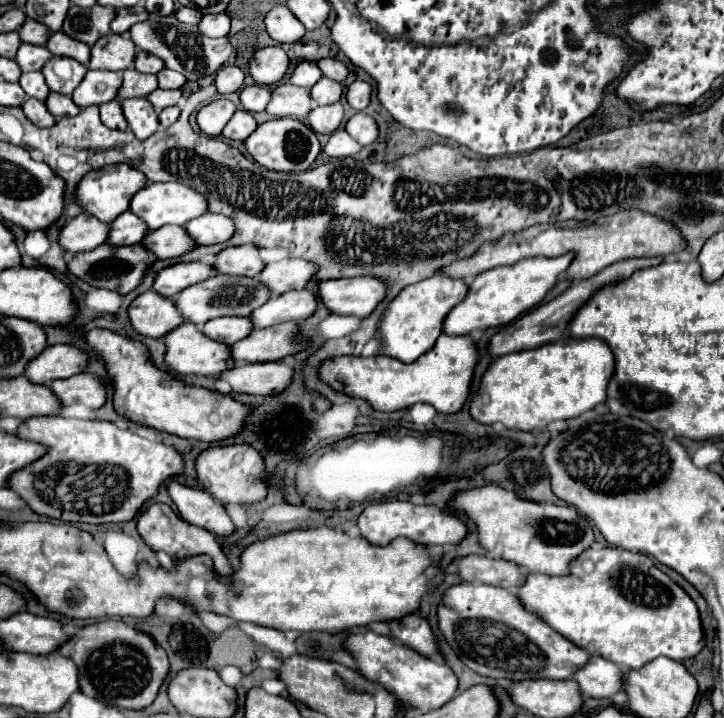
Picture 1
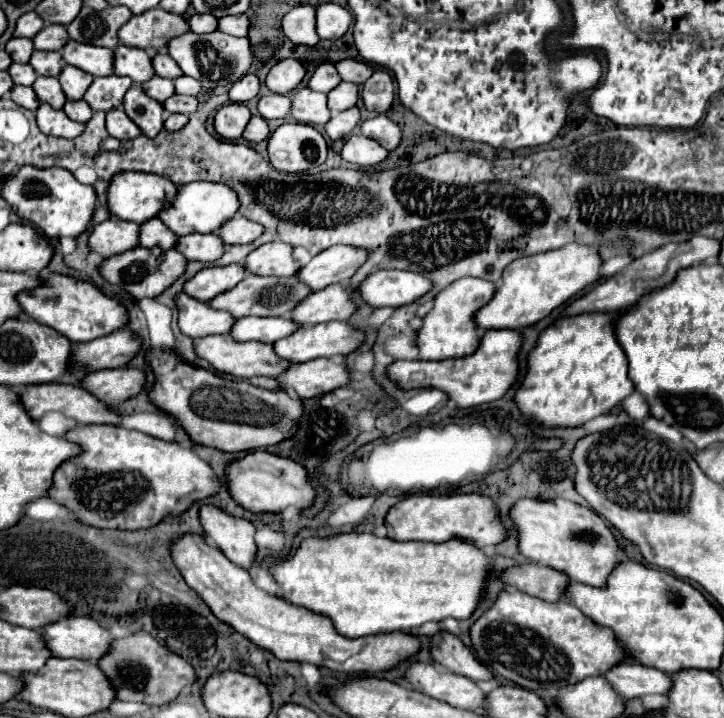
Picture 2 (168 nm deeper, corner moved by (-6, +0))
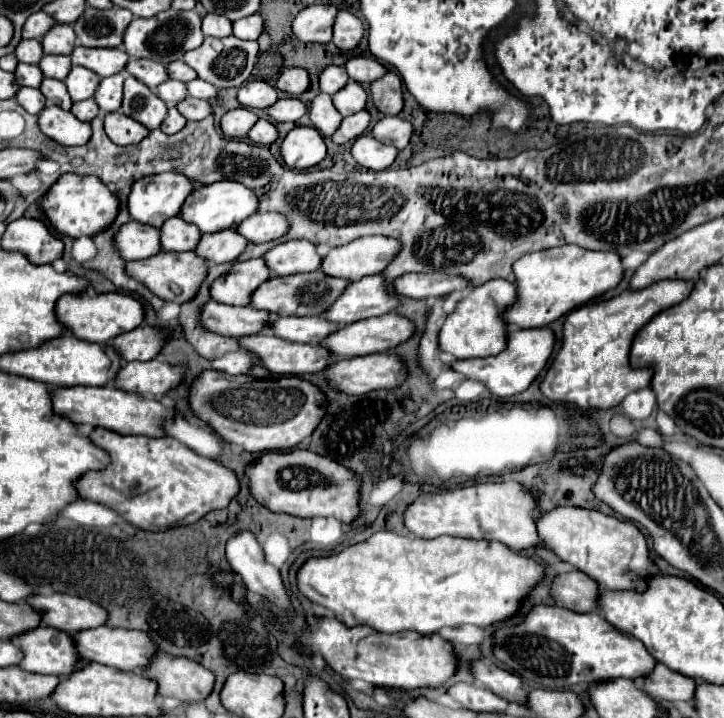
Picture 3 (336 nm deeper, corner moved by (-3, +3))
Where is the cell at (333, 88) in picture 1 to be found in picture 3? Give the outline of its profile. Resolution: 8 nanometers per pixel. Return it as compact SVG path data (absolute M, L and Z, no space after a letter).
M347 81L347 85L343 89L339 89L333 97L333 105L341 115L353 115L359 109L365 107L367 103L367 93L365 89L357 83L357 81Z

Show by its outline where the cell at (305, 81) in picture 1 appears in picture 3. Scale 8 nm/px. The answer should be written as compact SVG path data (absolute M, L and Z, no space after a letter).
M329 65L321 71L319 75L319 87L321 91L333 95L341 89L341 85L345 85L349 81L349 75L345 73L343 67L337 67L337 65Z

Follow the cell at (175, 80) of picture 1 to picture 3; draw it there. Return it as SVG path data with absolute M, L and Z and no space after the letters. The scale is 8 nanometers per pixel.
M193 79L193 81L187 81L185 83L187 87L187 93L191 97L199 97L199 99L211 99L217 95L217 87L209 85L207 81L201 81L201 79Z

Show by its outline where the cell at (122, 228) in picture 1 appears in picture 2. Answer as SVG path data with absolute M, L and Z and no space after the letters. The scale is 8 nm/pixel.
M148 220L148 224L140 226L140 244L144 248L160 248L170 250L178 242L178 236L160 220Z

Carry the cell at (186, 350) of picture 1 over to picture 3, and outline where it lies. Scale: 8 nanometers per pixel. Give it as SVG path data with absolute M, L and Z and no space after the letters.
M273 335L239 337L241 347L257 357L257 365L273 375L303 375L317 373L327 367L329 353L317 345L291 343Z

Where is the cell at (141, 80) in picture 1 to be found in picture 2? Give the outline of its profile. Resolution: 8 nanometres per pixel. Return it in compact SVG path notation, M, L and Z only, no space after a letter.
M154 76L152 80L144 82L142 88L144 88L144 92L146 92L150 98L154 98L154 100L158 100L158 102L168 100L168 98L174 96L174 92L176 92L176 90L174 90L174 82L172 82L172 80L166 80L166 78L160 78L160 76Z

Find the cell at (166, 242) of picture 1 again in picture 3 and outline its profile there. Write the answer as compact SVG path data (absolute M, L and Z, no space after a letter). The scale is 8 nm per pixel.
M225 229L219 233L203 233L195 253L199 253L199 257L209 263L227 263L233 261L239 253L243 253L245 245L245 237L231 229Z

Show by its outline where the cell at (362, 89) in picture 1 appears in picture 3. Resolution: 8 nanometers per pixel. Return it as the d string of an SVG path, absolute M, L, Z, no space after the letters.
M387 71L377 81L369 83L373 105L383 115L397 115L403 109L403 95L401 95L401 77L393 71Z

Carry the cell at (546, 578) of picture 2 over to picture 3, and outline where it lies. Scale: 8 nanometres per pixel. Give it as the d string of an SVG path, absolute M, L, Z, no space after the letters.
M581 571L555 575L549 585L549 593L557 605L563 605L565 609L571 609L577 613L595 611L597 595L599 595L597 583Z

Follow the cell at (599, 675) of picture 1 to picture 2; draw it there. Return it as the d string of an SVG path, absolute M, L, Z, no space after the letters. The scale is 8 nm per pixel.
M638 662L618 664L604 676L606 680L612 680L616 692L620 692L626 700L646 694L668 694L672 688L672 678L666 672L658 672L656 668L648 668Z

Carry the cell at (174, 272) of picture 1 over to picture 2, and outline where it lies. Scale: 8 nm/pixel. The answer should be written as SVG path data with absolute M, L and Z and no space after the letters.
M230 264L230 266L212 266L200 270L190 282L186 282L184 290L188 296L210 302L218 294L224 294L232 290L238 282L242 282L246 276L244 264Z

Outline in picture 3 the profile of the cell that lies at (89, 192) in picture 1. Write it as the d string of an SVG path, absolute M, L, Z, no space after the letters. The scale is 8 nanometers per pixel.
M181 173L145 175L133 181L127 209L135 221L161 227L165 219L179 215L179 209L191 191L191 181Z

